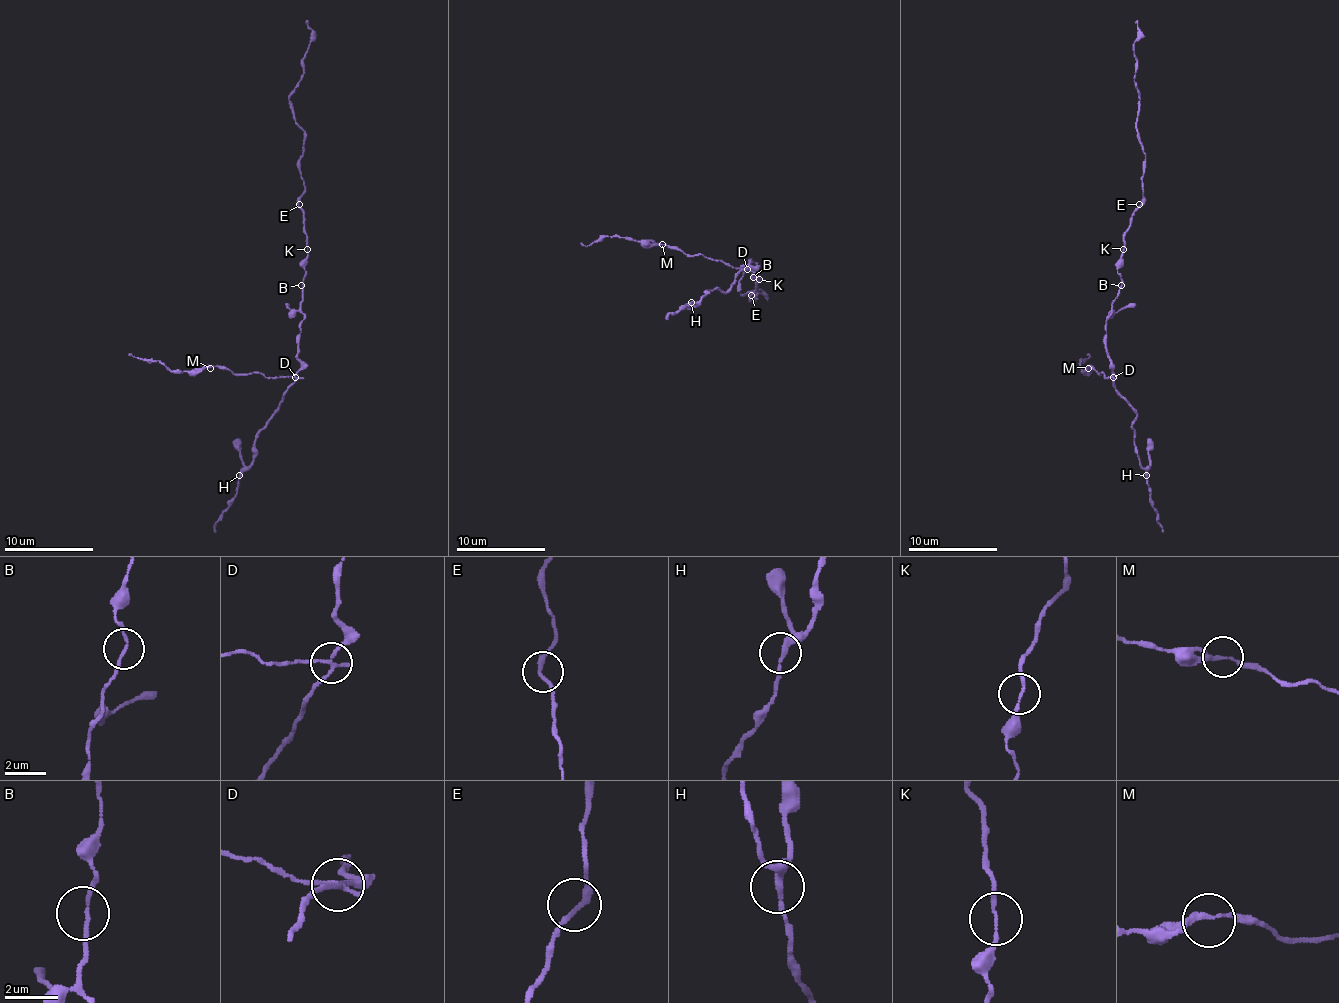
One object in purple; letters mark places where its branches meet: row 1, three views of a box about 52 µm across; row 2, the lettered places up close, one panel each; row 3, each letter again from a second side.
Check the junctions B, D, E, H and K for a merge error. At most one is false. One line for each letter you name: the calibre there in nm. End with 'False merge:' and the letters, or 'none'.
D: calibre 180 nm
False merge: D

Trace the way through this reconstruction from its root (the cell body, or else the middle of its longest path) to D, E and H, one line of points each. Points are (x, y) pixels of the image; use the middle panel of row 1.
D: (756, 277), (753, 261), (749, 264), (753, 268), (747, 268)
E: (756, 277), (758, 273), (756, 275), (760, 279), (751, 295)
H: (756, 277), (751, 261), (753, 268), (744, 268), (724, 293), (706, 290), (691, 302)

